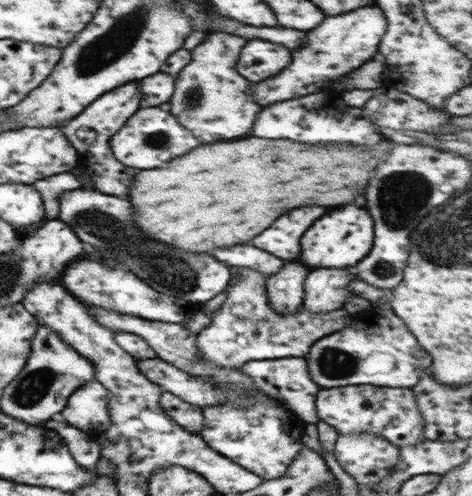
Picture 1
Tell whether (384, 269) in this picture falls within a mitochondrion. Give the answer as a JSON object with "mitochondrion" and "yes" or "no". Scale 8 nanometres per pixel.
{"mitochondrion":"yes"}

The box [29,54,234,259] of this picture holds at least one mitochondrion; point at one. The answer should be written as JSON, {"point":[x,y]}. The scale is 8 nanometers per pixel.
{"point":[155,140]}

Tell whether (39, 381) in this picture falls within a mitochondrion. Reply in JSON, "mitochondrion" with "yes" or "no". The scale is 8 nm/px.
{"mitochondrion":"yes"}

